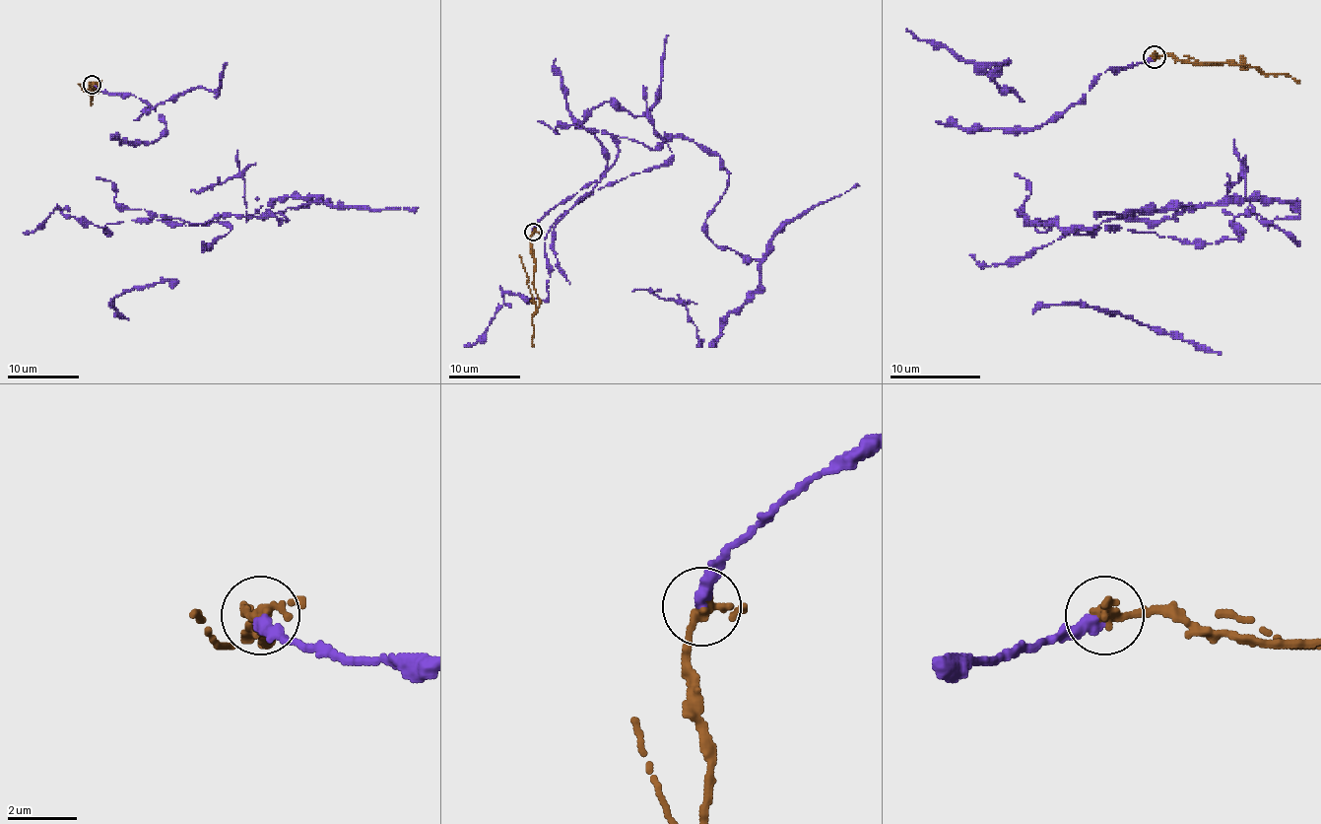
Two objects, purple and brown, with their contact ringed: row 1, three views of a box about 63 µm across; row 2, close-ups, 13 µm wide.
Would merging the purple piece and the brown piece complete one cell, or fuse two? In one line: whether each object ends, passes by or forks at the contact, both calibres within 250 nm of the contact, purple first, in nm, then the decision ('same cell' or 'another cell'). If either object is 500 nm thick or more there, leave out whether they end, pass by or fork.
purple ends; brown passes by; calibres 360 and 280 nm; another cell

